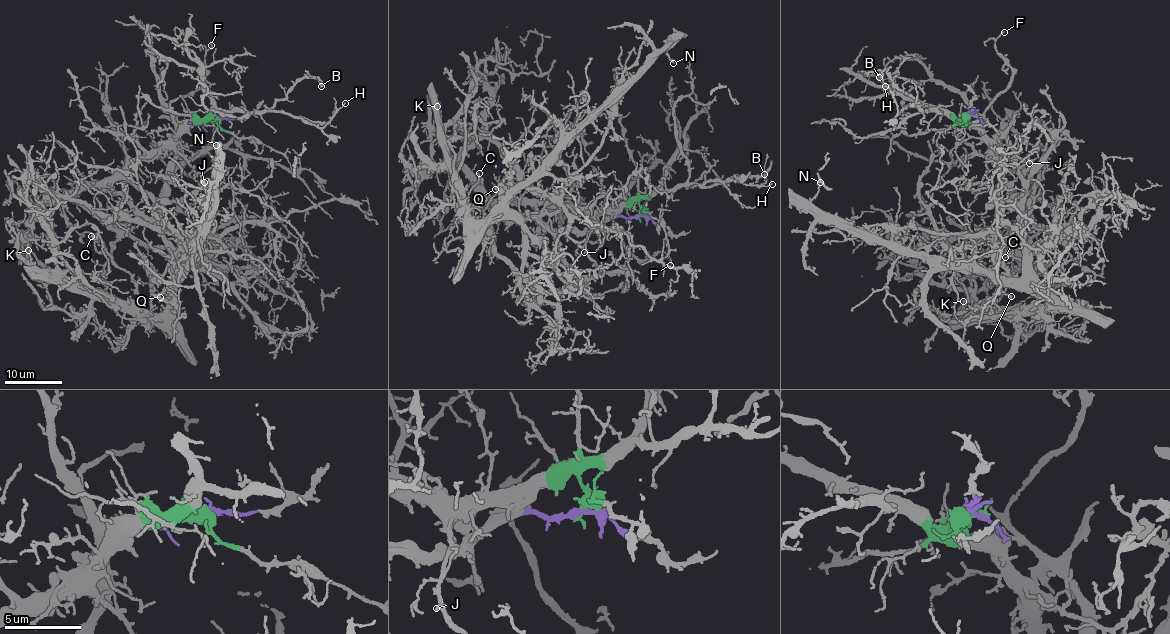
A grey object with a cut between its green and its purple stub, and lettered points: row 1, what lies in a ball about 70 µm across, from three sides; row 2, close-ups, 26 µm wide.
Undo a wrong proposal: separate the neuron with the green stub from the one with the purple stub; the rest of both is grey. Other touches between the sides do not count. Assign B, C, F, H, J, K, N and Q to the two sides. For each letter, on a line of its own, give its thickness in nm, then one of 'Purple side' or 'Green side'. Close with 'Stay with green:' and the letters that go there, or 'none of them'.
B: Thickness 200 nm. Green side
C: Thickness 170 nm. Purple side
F: Thickness 140 nm. Purple side
H: Thickness 120 nm. Green side
J: Thickness 140 nm. Green side
K: Thickness 180 nm. Purple side
N: Thickness 190 nm. Purple side
Q: Thickness 190 nm. Purple side
Stay with green: B, H, J

